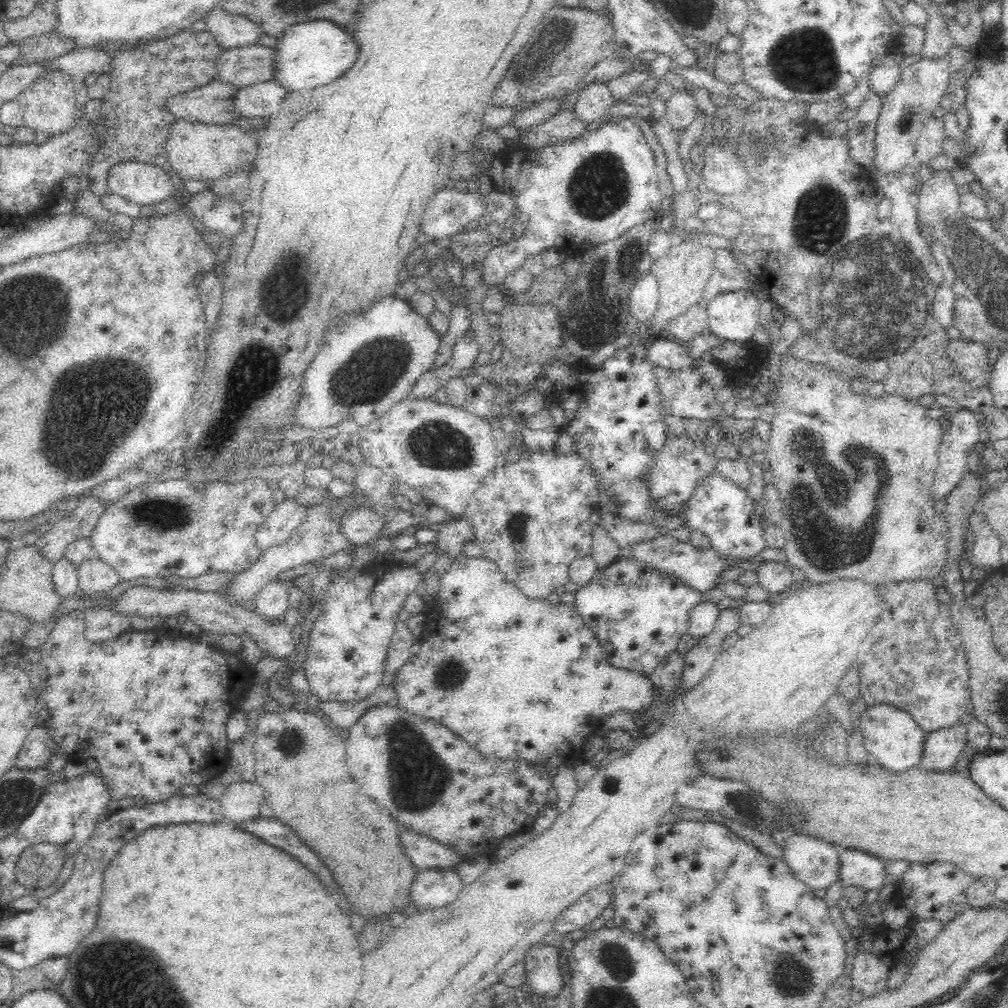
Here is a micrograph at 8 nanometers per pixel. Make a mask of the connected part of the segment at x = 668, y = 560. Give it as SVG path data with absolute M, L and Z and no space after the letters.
M656 536L650 540L642 541L619 550L617 556L619 560L637 560L642 564L647 564L648 568L653 568L656 572L664 576L677 578L684 586L693 588L698 592L707 595L711 588L715 588L715 579L726 565L735 561L742 560L723 560L715 555L715 552L709 548L706 550L696 550L689 542L681 543L670 536Z

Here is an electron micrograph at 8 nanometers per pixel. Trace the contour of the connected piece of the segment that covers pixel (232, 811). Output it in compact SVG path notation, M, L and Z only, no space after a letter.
M238 780L230 786L222 787L221 809L228 820L242 824L260 816L261 794L254 782Z

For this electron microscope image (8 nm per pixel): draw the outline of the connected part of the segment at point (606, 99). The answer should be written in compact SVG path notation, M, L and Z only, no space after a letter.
M594 81L579 87L576 91L578 101L575 104L574 112L586 122L594 122L603 117L603 114L617 103L616 98L608 89L607 83Z

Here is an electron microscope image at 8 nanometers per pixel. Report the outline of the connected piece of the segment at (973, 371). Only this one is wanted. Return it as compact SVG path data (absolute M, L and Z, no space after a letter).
M961 337L949 339L945 354L953 362L959 375L970 379L969 389L976 390L986 376L988 350L979 342L970 342Z

